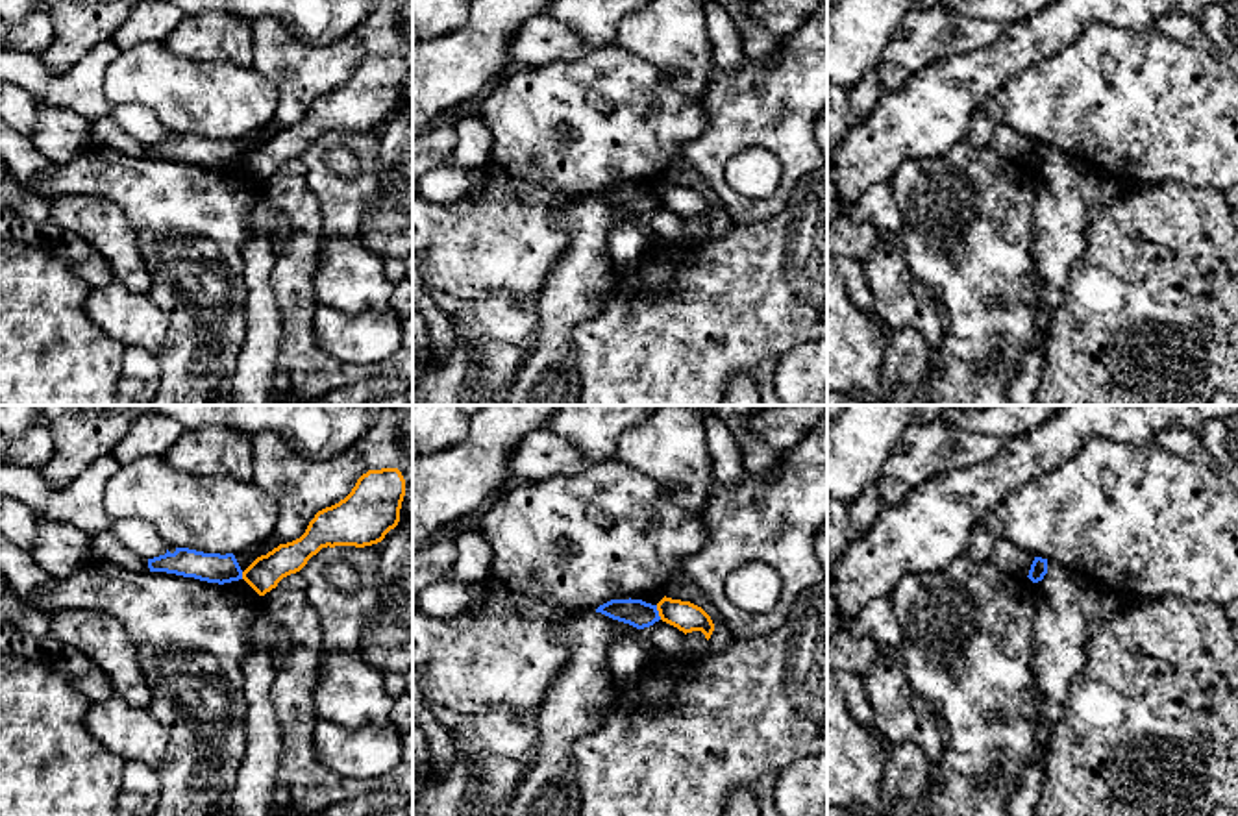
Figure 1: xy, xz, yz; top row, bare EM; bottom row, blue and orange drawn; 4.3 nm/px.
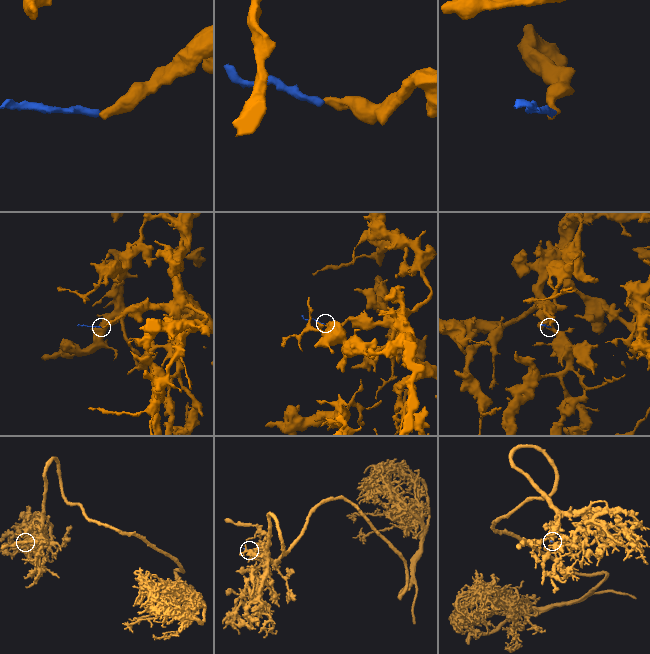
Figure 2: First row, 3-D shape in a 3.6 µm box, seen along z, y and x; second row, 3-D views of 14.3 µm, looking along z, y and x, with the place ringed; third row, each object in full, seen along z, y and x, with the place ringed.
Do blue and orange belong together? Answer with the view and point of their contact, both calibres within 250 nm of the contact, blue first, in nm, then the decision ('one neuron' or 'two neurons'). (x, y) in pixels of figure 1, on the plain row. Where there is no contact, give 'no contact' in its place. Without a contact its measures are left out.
xz (657, 198) | 120/130 nm | two neurons

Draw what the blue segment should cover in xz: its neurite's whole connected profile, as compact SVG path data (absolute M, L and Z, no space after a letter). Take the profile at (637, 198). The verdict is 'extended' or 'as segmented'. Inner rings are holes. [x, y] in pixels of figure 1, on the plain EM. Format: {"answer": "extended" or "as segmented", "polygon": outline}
{"answer": "as segmented", "polygon": "M611 185L596 194L613 205L629 209L637 215L644 215L661 205L657 191L642 185Z"}

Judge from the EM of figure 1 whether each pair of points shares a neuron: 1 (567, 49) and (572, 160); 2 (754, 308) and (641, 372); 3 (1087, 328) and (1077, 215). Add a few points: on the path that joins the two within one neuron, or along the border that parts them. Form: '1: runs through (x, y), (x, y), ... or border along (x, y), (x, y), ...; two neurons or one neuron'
1: border along (591, 49), (572, 60), (524, 69); two neurons
2: runs through (726, 308), (696, 317), (668, 345); one neuron
3: border along (1096, 213), (1087, 248), (1070, 272), (1064, 295); two neurons

